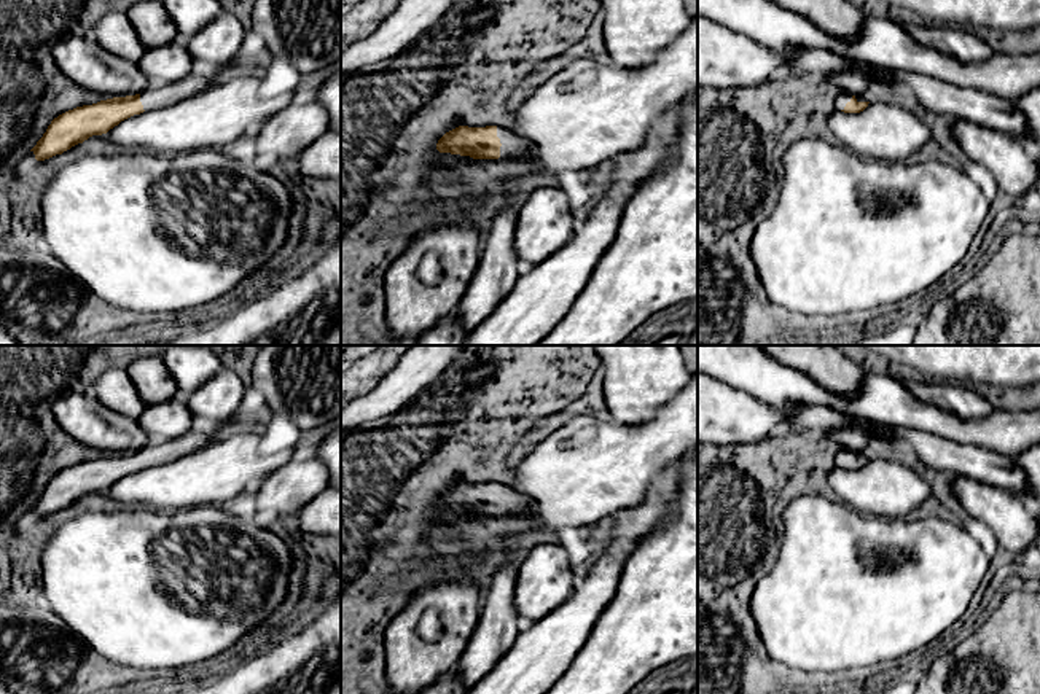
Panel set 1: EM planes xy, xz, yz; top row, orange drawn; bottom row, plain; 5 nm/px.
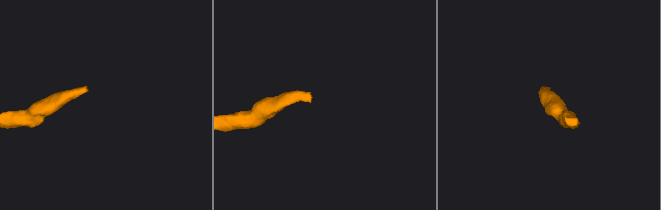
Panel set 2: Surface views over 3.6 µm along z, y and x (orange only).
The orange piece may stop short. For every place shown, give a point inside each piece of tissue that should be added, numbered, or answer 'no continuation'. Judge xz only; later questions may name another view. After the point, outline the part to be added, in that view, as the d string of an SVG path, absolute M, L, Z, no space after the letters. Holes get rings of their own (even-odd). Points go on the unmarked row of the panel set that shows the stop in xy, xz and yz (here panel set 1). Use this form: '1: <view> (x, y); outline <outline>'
1: xz (512, 502); outline M497 482L497 493L502 500L500 514L526 513L529 509L530 500L514 492L510 485Z

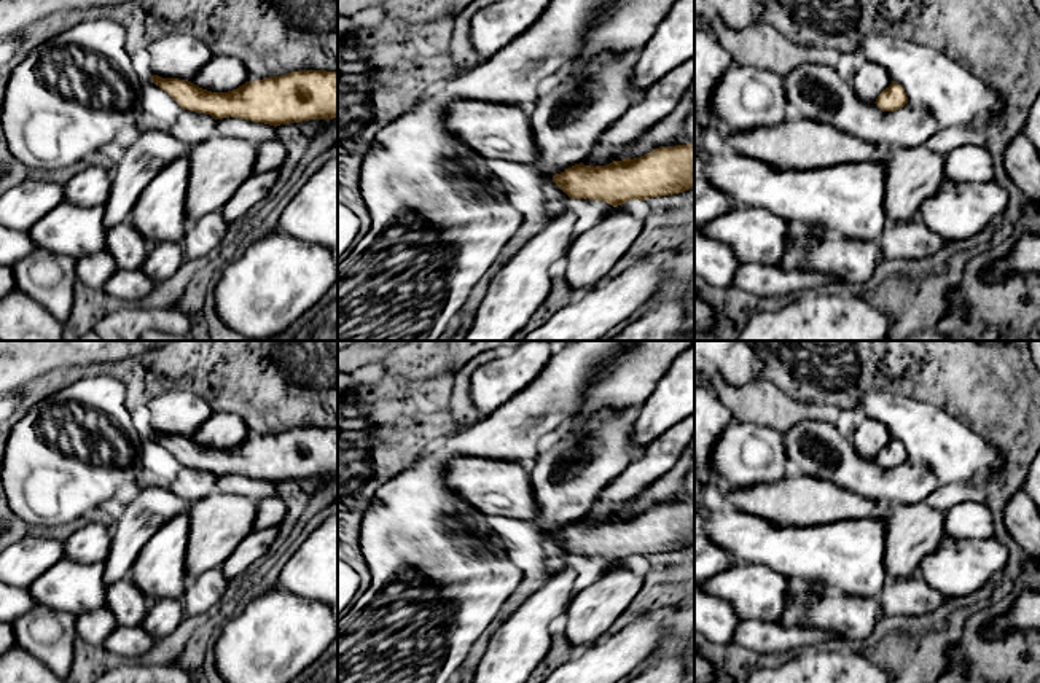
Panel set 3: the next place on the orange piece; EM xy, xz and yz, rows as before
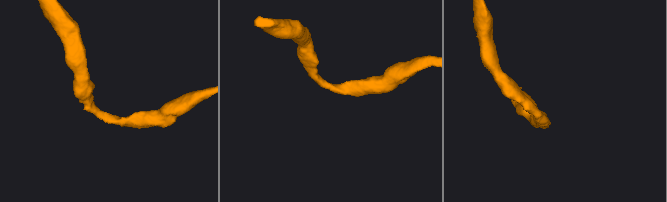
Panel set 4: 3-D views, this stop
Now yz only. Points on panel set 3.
no continuation

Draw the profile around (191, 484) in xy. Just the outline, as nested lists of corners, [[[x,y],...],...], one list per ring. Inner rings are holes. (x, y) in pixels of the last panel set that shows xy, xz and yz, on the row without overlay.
[[[183,466],[170,490],[185,502],[185,514],[188,514],[194,502],[217,492],[217,482],[218,476],[207,470]]]

